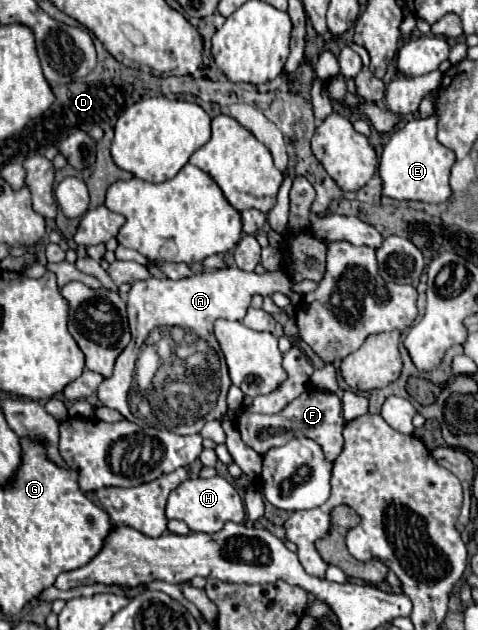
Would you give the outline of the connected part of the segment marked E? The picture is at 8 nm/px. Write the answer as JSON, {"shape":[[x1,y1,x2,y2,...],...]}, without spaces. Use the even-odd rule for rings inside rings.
{"shape":[[436,116,432,118,412,118,410,122,406,122,404,128,396,130,388,144,384,146,382,158,380,158,380,166,378,166,378,174,382,178,382,194,394,200,420,200,420,202,428,202,428,204,440,204,446,202,450,198,450,186,448,186,448,178,450,178,450,168,454,164,454,152,450,152,448,148,442,148,442,144,438,144,436,140]]}

